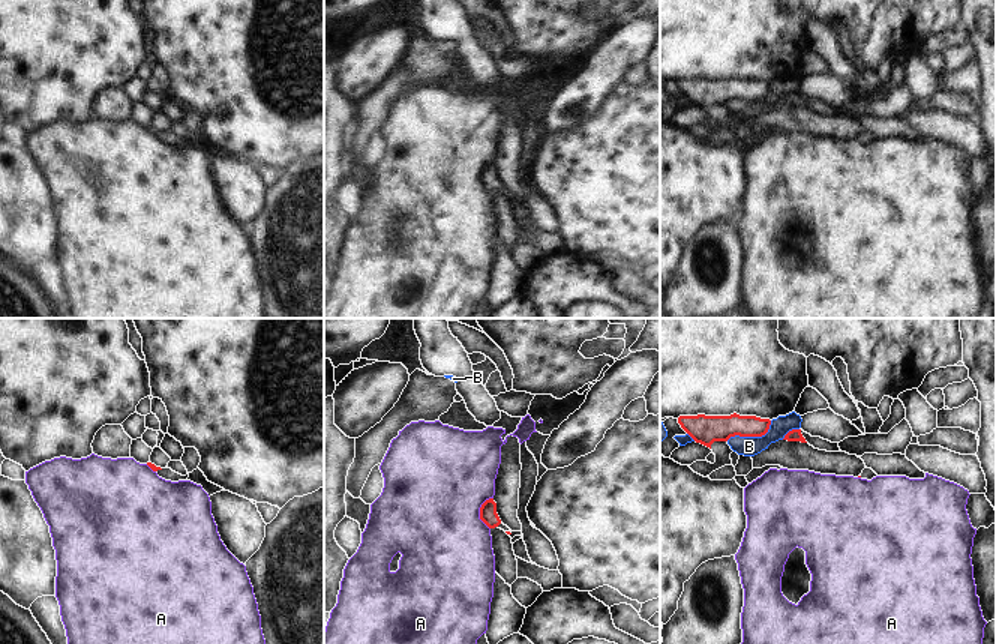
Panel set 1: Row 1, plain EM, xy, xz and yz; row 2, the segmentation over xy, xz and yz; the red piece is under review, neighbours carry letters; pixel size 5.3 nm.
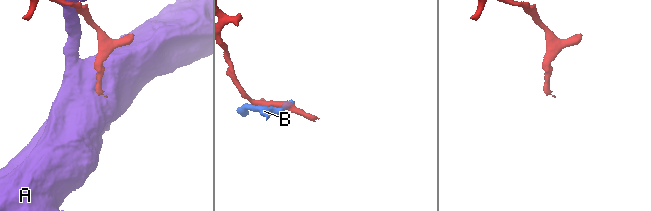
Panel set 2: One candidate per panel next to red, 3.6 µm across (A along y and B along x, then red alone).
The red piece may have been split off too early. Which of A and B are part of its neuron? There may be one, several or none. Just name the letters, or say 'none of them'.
none of them

